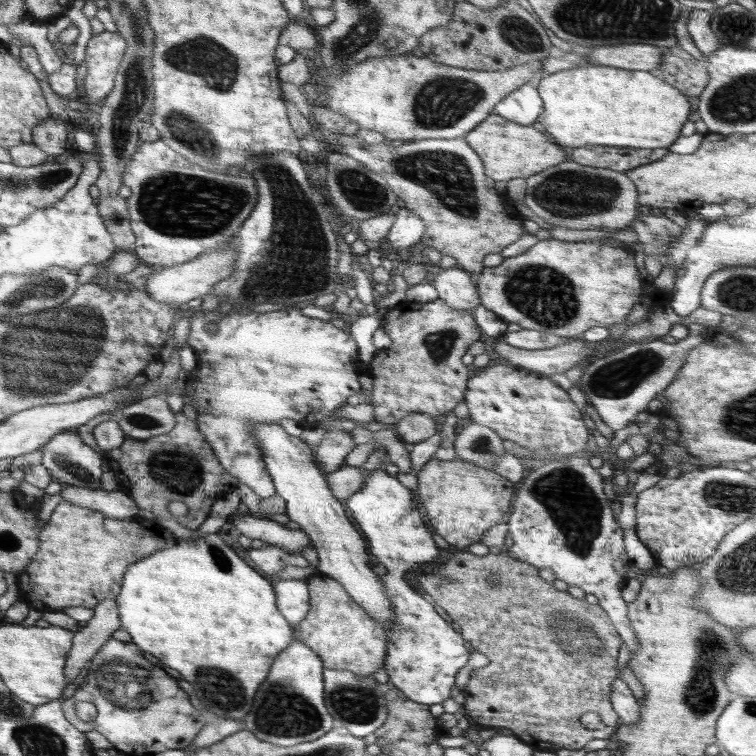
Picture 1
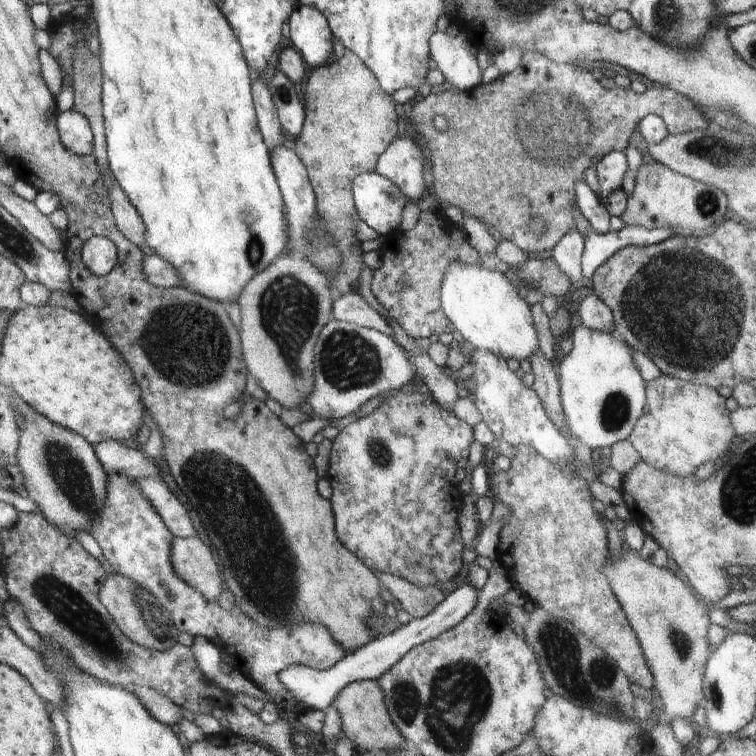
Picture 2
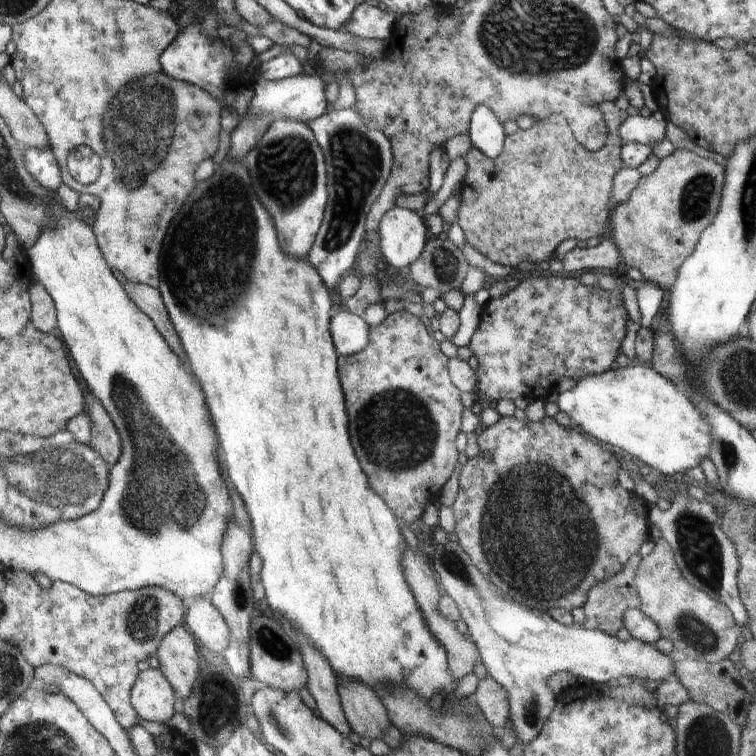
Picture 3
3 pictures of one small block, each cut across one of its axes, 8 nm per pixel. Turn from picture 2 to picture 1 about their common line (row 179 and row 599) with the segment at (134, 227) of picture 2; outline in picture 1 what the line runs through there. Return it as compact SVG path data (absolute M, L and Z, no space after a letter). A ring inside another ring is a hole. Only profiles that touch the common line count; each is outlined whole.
M107 599L100 602L93 608L93 615L90 619L86 626L74 634L74 644L67 656L67 668L64 669L68 684L76 680L80 670L88 665L89 660L92 660L92 657L98 653L100 647L121 626L116 600Z

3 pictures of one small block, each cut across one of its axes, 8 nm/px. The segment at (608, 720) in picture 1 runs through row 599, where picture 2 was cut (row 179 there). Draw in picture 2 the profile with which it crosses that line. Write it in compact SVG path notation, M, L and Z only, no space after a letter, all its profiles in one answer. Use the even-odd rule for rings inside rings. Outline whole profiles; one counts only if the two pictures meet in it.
M524 49L524 56L522 62L518 65L516 70L510 73L503 73L501 77L490 83L482 83L471 88L467 91L459 91L458 93L453 90L441 91L440 93L431 93L424 91L423 94L412 101L412 122L416 126L416 130L420 130L422 138L426 138L428 142L428 150L432 154L432 180L434 180L434 190L436 196L441 199L444 204L456 206L465 214L474 216L476 220L482 221L488 227L493 227L502 233L503 238L512 241L521 251L527 253L530 257L535 258L541 255L547 256L557 241L568 232L570 229L575 228L575 219L573 217L573 209L576 208L576 192L574 192L574 184L578 180L586 180L585 171L597 164L600 160L612 151L624 151L630 142L637 137L637 128L640 121L648 115L659 116L669 132L669 134L682 134L683 132L692 132L696 129L705 129L708 127L708 120L704 118L704 114L696 108L692 100L688 100L686 96L678 94L672 88L660 85L656 88L647 88L646 92L637 94L632 89L623 89L621 87L612 88L607 90L600 84L598 80L592 76L592 73L578 65L558 64L556 61L548 60L547 56L540 54L536 51L528 51ZM434 116L444 116L448 122L446 130L436 130L434 126ZM530 218L540 218L544 222L544 232L542 234L534 234L528 226Z

